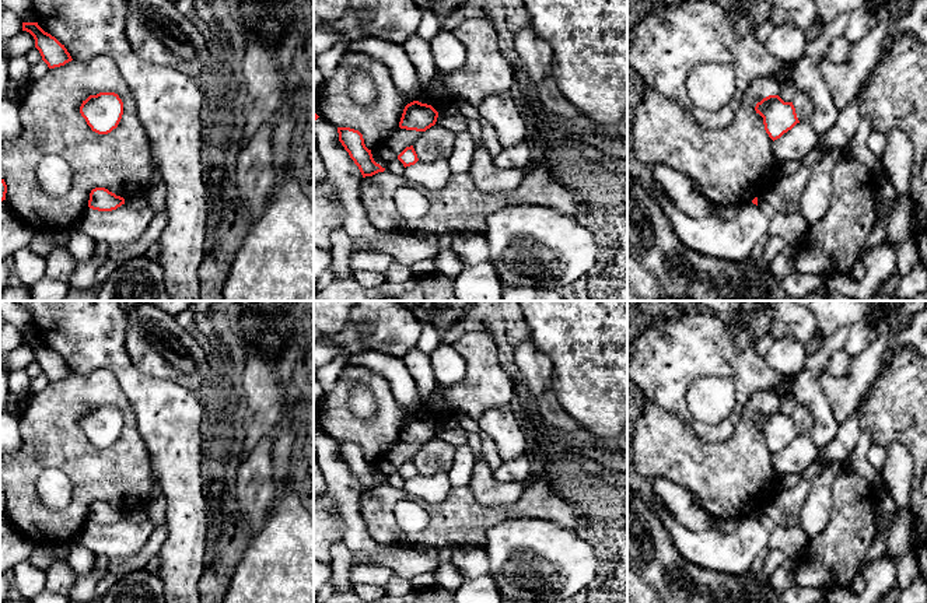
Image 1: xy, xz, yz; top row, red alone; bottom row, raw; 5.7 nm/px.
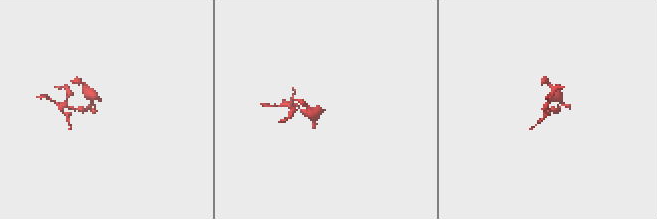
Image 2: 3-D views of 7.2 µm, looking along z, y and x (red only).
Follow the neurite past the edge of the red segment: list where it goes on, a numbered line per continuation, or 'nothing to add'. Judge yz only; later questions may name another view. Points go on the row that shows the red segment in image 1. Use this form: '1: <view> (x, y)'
nothing to add

